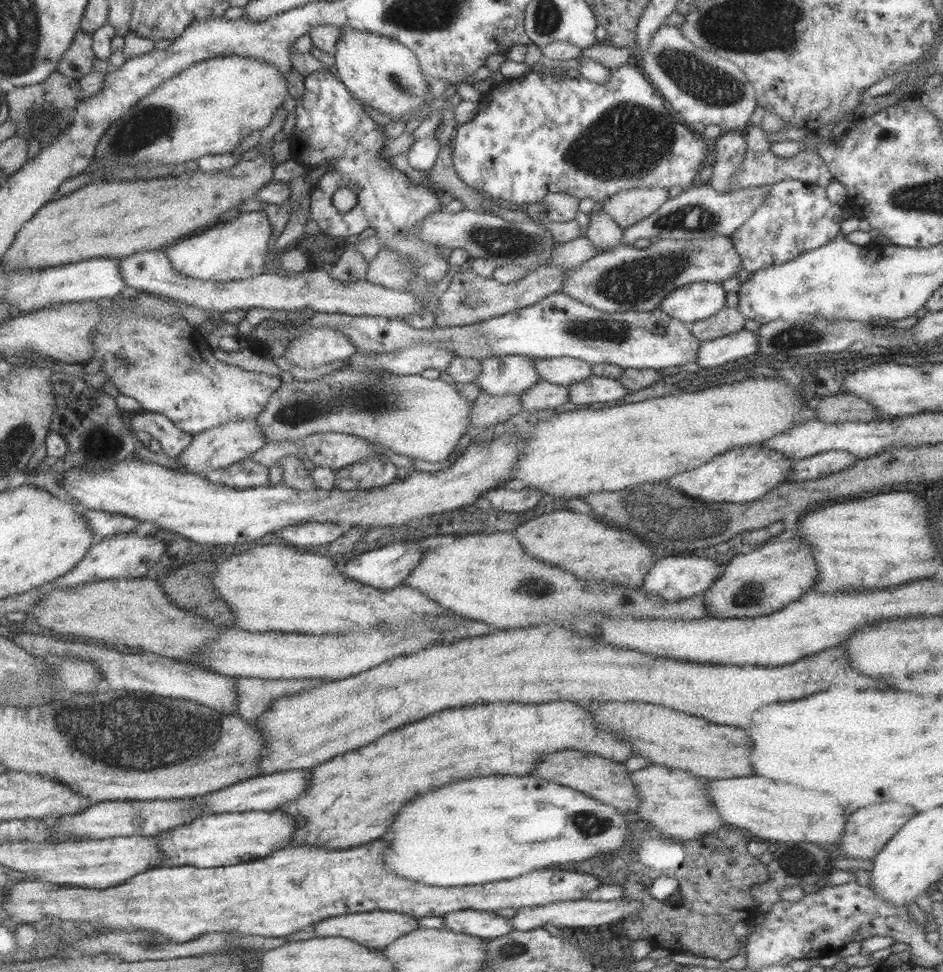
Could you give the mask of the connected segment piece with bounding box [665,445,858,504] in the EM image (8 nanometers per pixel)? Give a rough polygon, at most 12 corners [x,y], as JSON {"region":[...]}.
{"region":[[761,445],[731,449],[669,488],[701,502],[745,504],[784,482],[855,465],[845,451],[793,461]]}

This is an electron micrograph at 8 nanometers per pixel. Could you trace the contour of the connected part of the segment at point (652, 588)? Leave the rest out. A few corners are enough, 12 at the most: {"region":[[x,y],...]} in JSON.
{"region":[[707,557],[657,558],[641,588],[654,599],[702,594],[719,576]]}

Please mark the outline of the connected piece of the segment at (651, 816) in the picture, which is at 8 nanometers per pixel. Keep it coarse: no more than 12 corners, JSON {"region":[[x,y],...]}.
{"region":[[653,763],[629,773],[635,812],[659,835],[695,840],[724,820],[709,780]]}

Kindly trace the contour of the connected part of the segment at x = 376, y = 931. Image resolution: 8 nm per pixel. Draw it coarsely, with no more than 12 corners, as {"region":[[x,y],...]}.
{"region":[[405,913],[333,917],[311,930],[385,950],[417,928]]}

